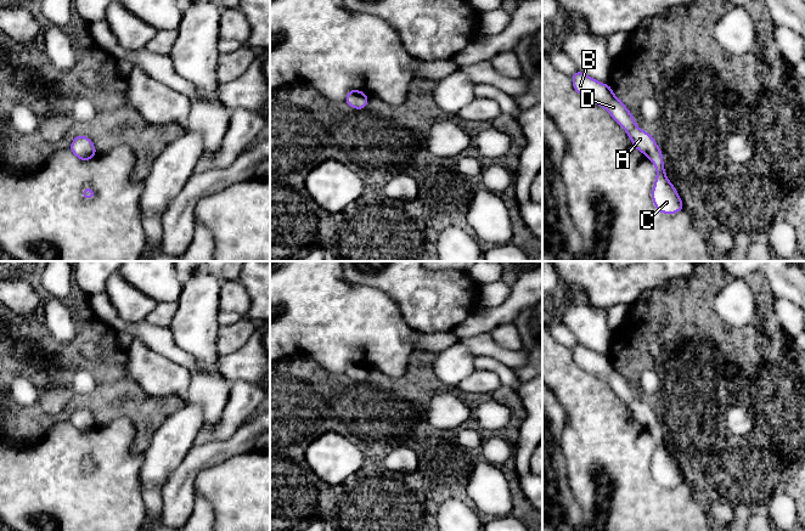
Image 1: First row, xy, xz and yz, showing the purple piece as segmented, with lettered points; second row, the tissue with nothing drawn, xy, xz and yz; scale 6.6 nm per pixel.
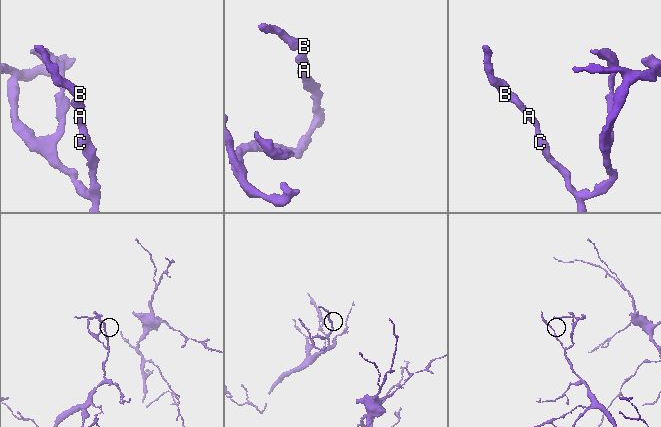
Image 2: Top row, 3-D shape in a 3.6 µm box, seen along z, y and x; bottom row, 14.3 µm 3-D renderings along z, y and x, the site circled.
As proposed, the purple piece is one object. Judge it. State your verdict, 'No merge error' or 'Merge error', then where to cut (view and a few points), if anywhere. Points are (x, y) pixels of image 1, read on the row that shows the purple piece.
No merge error. No split

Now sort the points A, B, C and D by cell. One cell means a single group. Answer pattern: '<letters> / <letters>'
A B C D

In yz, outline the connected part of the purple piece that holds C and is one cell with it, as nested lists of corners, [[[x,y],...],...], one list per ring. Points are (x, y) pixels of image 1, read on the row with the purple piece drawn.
[[[580,70],[575,72],[572,79],[574,90],[586,100],[606,108],[629,135],[634,147],[654,164],[657,177],[652,188],[652,200],[657,210],[662,214],[677,214],[685,209],[675,186],[665,174],[662,149],[649,132],[637,126],[634,115],[614,95],[610,85],[597,81]]]

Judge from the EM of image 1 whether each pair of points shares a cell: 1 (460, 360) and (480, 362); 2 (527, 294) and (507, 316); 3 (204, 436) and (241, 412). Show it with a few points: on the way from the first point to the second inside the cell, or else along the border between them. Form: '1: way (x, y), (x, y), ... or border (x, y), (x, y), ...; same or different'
1: border (476, 356), (474, 368); different
2: way (522, 299), (510, 311); same
3: way (213, 433), (219, 433), (232, 419); same

